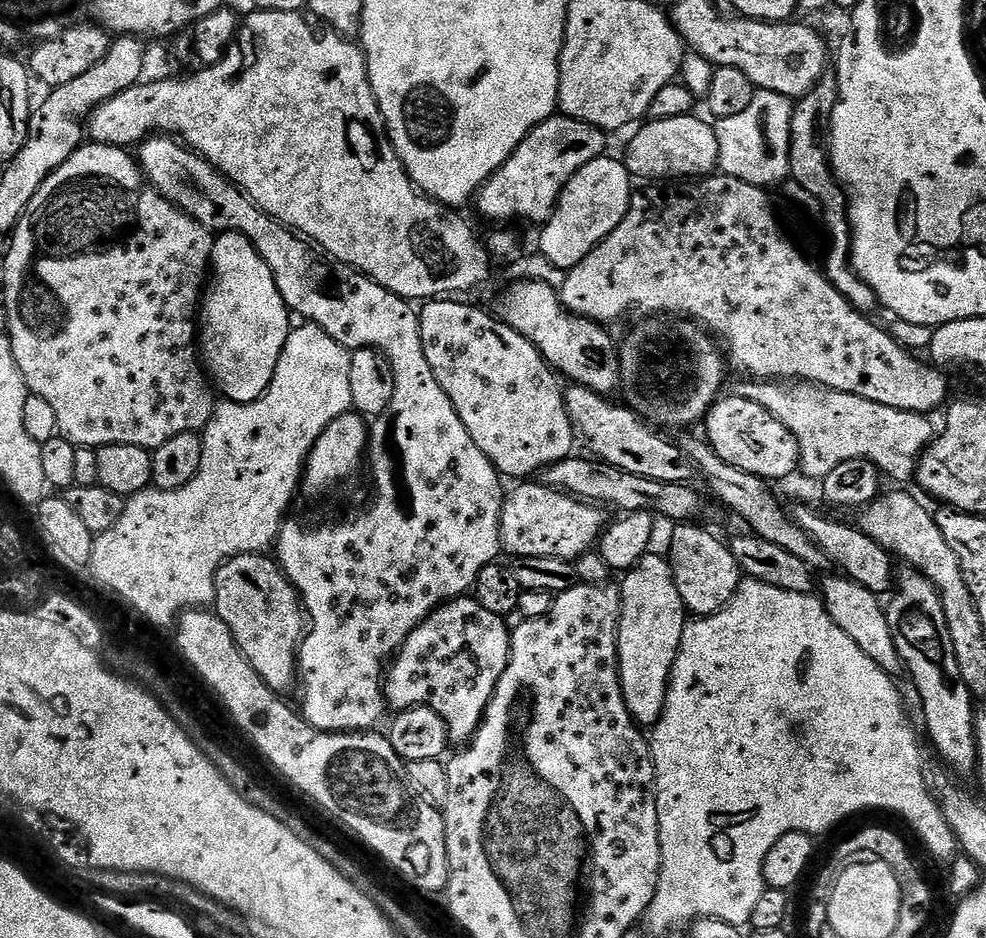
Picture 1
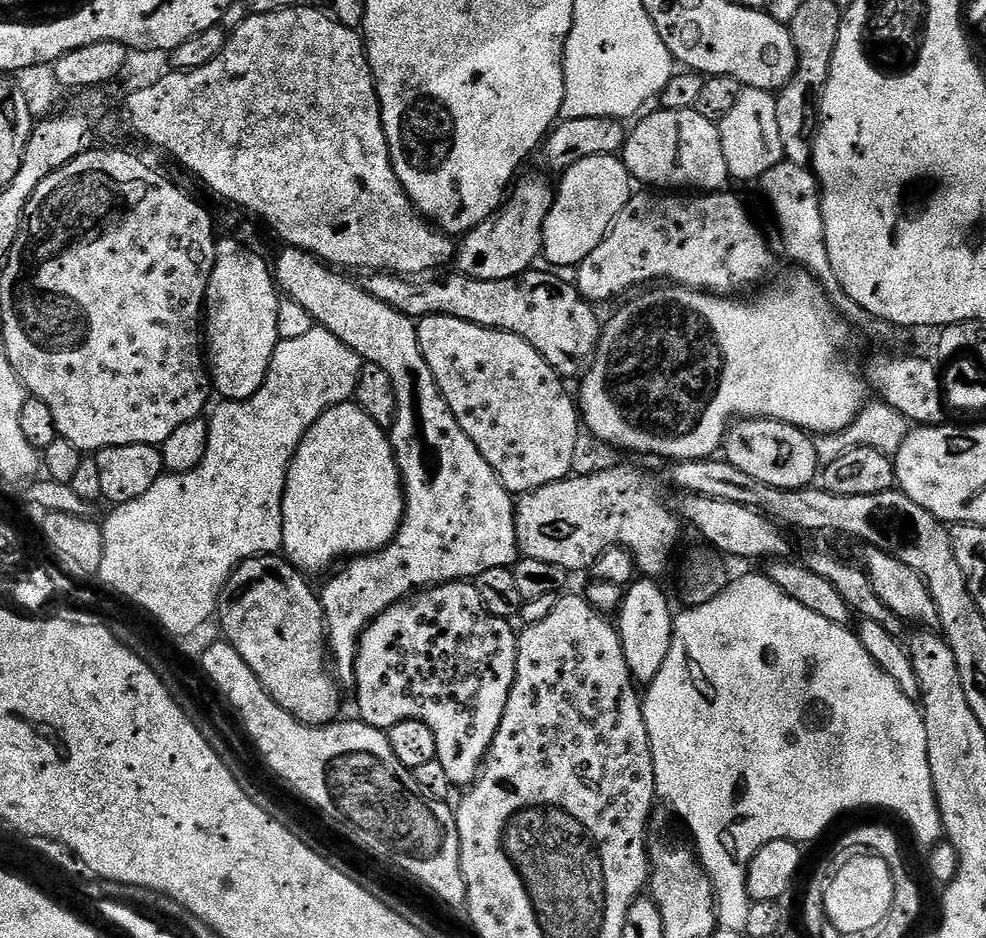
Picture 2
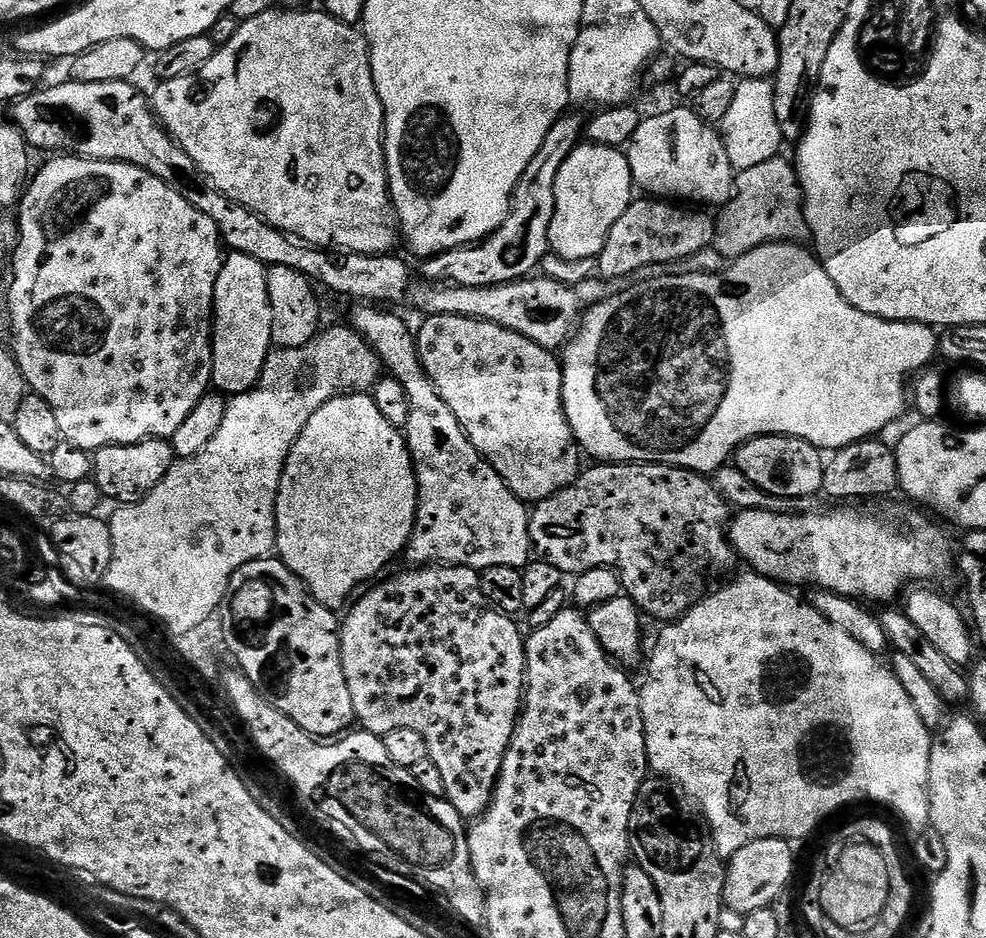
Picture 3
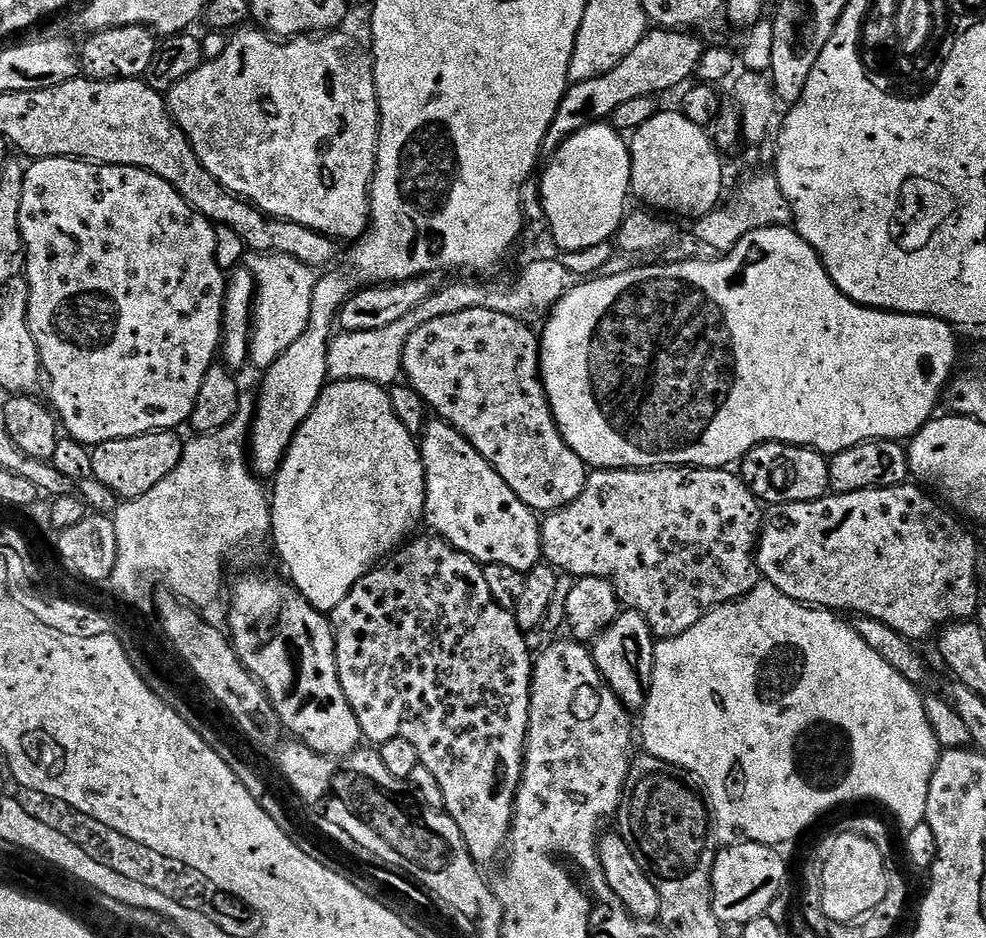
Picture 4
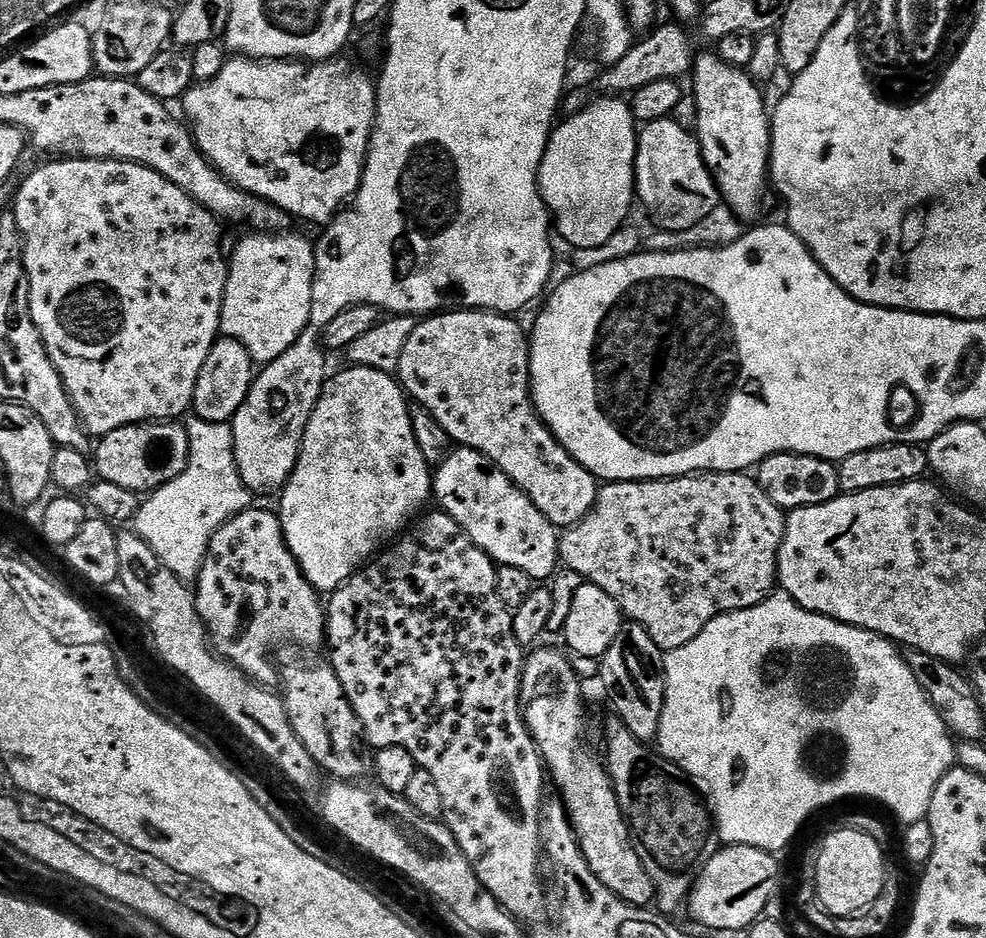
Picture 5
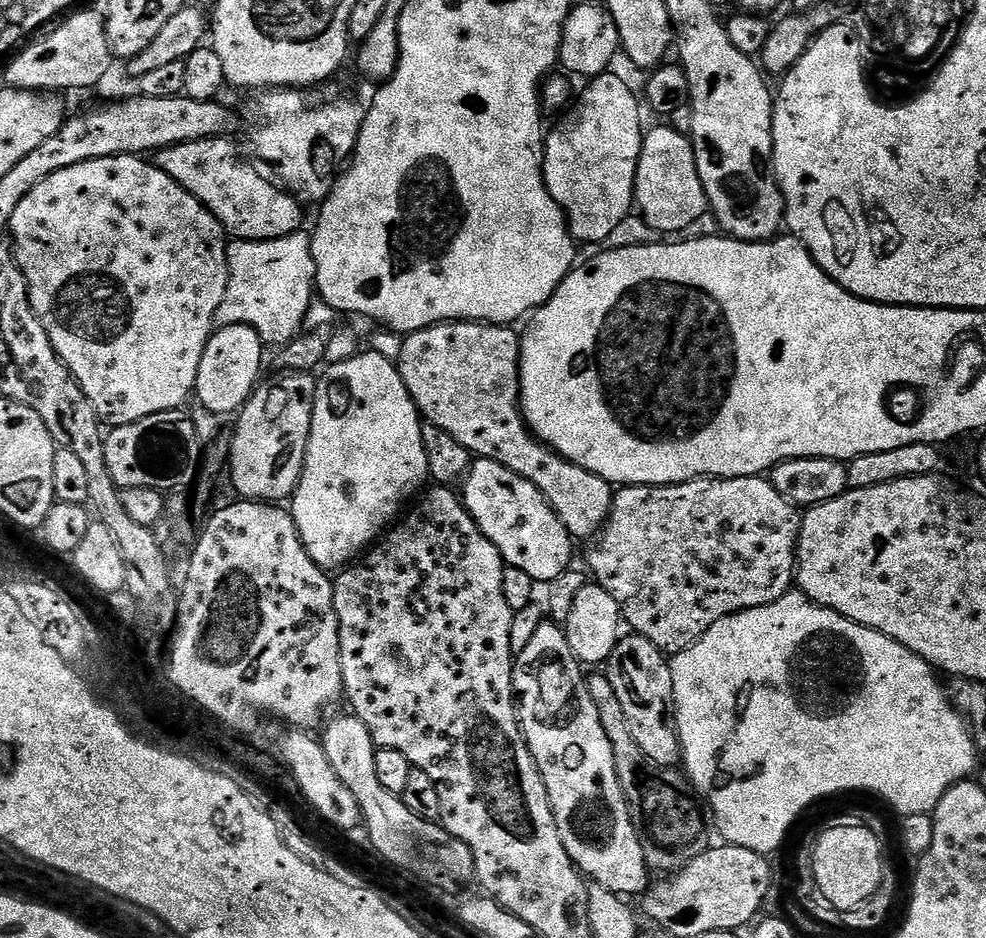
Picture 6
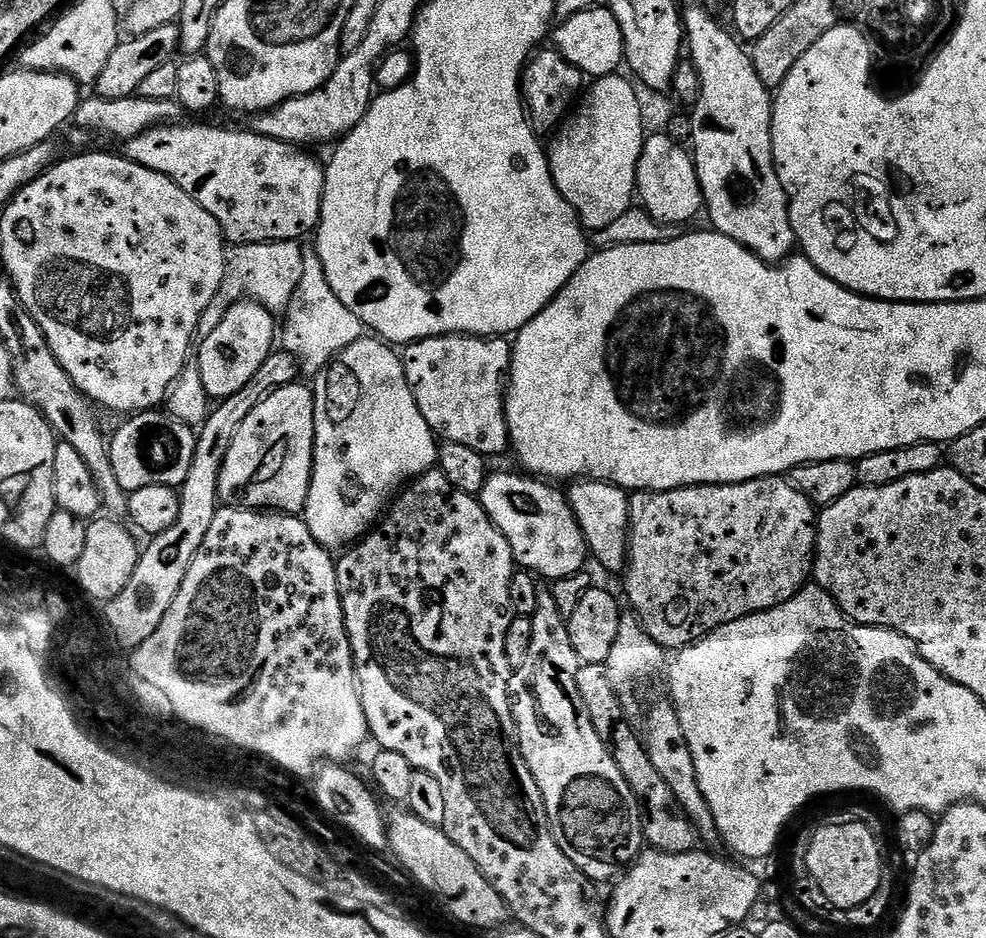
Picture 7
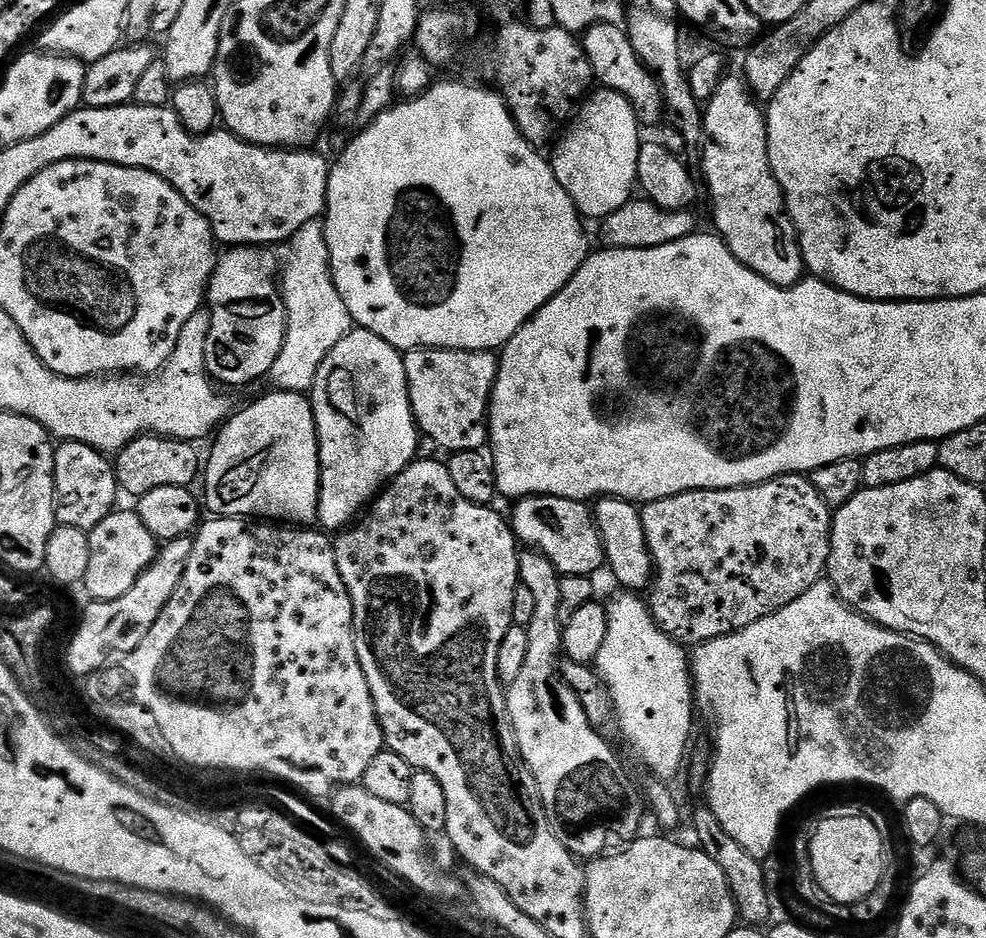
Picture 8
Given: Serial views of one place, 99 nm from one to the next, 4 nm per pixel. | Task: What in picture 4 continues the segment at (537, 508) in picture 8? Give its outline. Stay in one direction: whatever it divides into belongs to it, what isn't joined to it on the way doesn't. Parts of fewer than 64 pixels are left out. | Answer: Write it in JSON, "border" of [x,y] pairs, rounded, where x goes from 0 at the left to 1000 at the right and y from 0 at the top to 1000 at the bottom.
{"border":[[[445,446],[435,447],[429,462],[428,468],[425,470],[426,487],[430,490],[430,509],[432,510],[432,527],[430,528],[430,552],[429,558],[435,559],[437,566],[446,575],[452,576],[457,584],[462,584],[467,588],[471,588],[477,595],[481,595],[485,600],[492,601],[508,601],[509,603],[521,603],[521,608],[534,611],[538,607],[550,597],[550,585],[548,582],[548,564],[549,555],[546,553],[545,547],[539,542],[534,542],[532,537],[525,531],[525,527],[521,527],[521,522],[517,522],[517,518],[513,518],[513,514],[509,514],[509,510],[505,505],[505,501],[501,501],[501,497],[497,493],[493,493],[493,488],[489,488],[489,484],[485,484],[485,480],[481,480],[481,475],[477,475],[477,471],[468,461],[460,458],[450,448]]]}

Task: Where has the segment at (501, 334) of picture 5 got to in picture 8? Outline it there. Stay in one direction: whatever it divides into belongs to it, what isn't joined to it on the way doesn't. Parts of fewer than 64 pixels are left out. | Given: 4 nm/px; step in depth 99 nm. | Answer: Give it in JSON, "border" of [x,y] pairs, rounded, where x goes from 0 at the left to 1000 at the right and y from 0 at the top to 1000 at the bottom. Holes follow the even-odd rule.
{"border":[[[419,371],[411,374],[409,382],[423,457],[454,484],[490,479],[497,469],[495,429],[507,393],[504,381],[499,375]],[[615,529],[603,534],[602,553],[613,579],[616,609],[621,609],[622,616],[630,623],[629,627],[634,632],[656,632],[661,625],[663,602],[655,578],[655,565],[651,565],[649,542],[642,534]]]}

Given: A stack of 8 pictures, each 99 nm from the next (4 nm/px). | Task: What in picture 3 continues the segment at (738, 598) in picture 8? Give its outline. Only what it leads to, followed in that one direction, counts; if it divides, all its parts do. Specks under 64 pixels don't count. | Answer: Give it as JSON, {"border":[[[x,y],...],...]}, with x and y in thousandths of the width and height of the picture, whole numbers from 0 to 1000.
{"border":[[[604,493],[599,497],[601,499],[593,498],[581,516],[574,518],[566,527],[547,534],[539,543],[535,560],[543,592],[549,597],[557,597],[559,601],[566,603],[569,612],[576,612],[576,610],[587,612],[603,606],[623,606],[629,613],[630,628],[645,643],[654,658],[662,657],[663,660],[669,661],[668,663],[681,663],[695,657],[703,646],[714,639],[723,624],[735,617],[733,614],[741,608],[742,600],[747,600],[746,585],[742,583],[742,577],[739,575],[740,538],[738,534],[717,506],[702,503],[699,499],[685,499],[682,495],[619,495],[616,493]]]}

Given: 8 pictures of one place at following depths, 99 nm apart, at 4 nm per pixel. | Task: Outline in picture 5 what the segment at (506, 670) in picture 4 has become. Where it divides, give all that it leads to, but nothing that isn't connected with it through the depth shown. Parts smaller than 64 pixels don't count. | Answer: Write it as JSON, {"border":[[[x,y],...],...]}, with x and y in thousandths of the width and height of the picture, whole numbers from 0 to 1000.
{"border":[[[442,544],[439,550],[432,551],[419,567],[413,567],[411,566],[392,587],[370,601],[332,636],[331,691],[337,694],[335,707],[343,727],[347,727],[347,736],[363,770],[367,770],[370,790],[378,799],[408,795],[416,800],[416,804],[420,804],[422,817],[431,819],[440,828],[444,843],[448,845],[449,877],[453,878],[473,915],[481,923],[485,940],[489,940],[491,950],[497,952],[524,981],[544,981],[552,972],[552,938],[548,935],[548,921],[550,925],[550,862],[554,856],[554,816],[548,799],[535,781],[535,773],[531,770],[529,758],[527,722],[531,719],[533,691],[525,684],[521,676],[519,652],[509,642],[509,638],[505,638],[504,602],[471,568],[469,561],[465,561],[460,552],[453,550],[449,544]]]}

